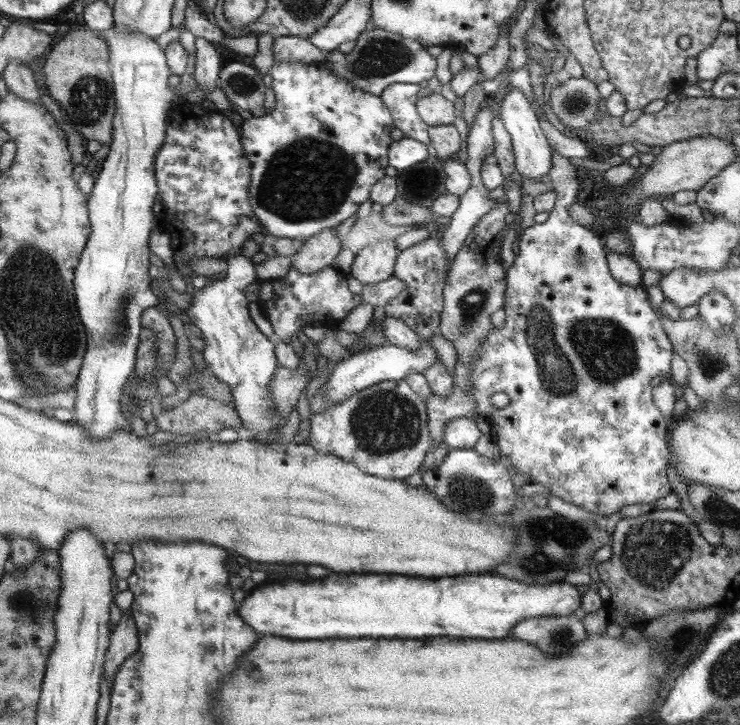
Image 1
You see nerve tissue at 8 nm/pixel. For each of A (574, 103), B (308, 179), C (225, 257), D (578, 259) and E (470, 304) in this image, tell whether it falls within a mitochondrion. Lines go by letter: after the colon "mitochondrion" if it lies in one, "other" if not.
A: mitochondrion
B: mitochondrion
C: other
D: mitochondrion
E: mitochondrion

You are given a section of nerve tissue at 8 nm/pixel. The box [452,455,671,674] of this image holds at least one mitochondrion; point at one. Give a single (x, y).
(559, 638)

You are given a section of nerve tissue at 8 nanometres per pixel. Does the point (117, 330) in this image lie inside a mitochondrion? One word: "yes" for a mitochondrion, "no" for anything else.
yes

